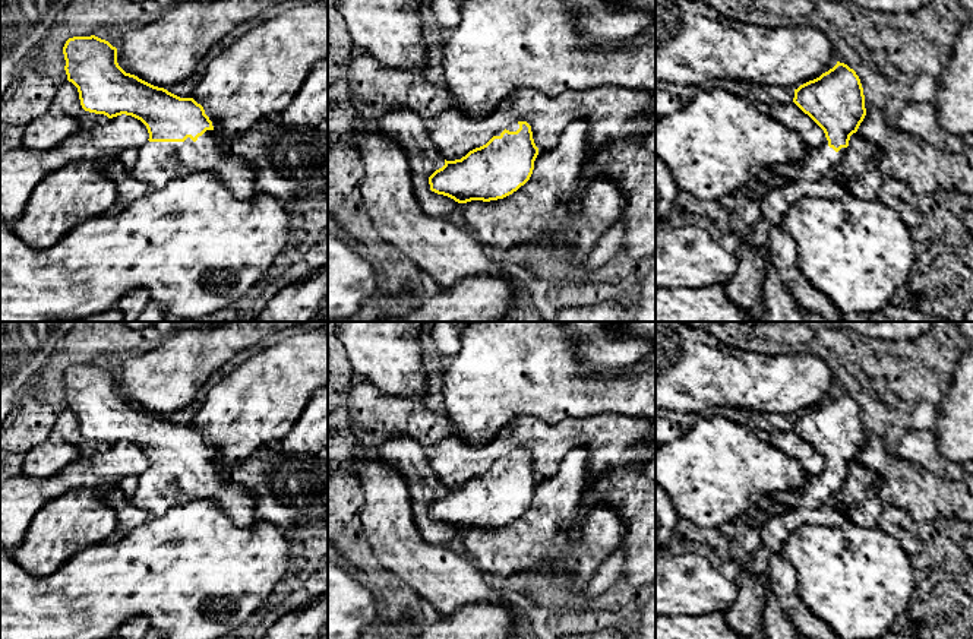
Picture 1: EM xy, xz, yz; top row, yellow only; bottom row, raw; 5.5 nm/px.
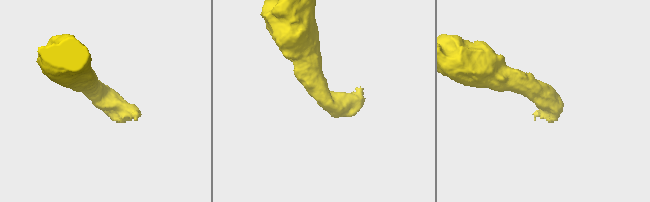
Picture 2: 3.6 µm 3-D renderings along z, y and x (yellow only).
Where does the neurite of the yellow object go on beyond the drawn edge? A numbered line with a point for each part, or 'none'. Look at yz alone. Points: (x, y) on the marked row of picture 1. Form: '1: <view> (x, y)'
1: yz (821, 161)

